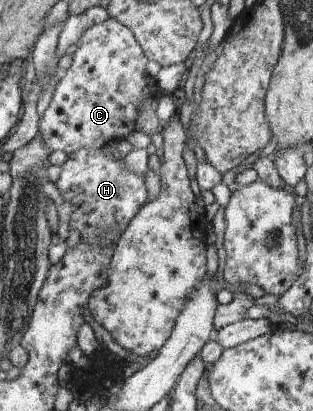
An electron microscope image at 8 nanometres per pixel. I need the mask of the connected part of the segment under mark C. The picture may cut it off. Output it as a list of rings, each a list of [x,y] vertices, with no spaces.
[[[106,19],[104,23],[86,29],[78,41],[78,49],[73,54],[73,64],[64,73],[56,91],[52,92],[52,102],[41,119],[39,130],[46,147],[51,151],[65,152],[67,156],[82,149],[100,150],[109,141],[126,140],[134,131],[140,117],[140,107],[144,101],[161,94],[155,81],[146,73],[148,57],[136,39],[132,29],[118,19]]]

